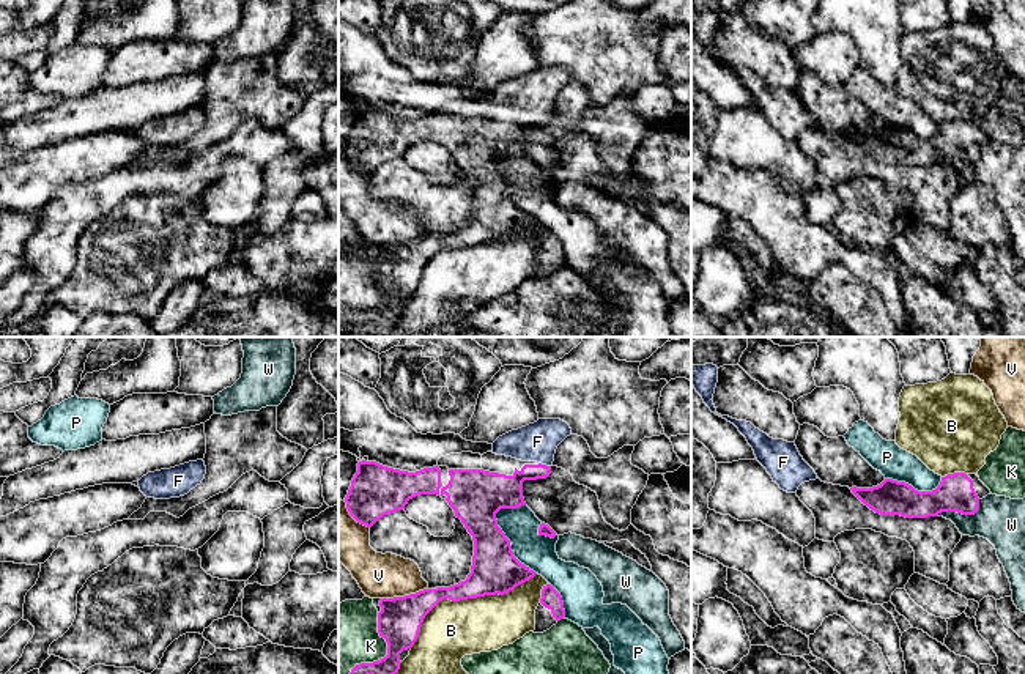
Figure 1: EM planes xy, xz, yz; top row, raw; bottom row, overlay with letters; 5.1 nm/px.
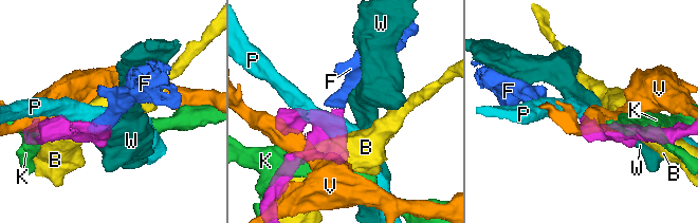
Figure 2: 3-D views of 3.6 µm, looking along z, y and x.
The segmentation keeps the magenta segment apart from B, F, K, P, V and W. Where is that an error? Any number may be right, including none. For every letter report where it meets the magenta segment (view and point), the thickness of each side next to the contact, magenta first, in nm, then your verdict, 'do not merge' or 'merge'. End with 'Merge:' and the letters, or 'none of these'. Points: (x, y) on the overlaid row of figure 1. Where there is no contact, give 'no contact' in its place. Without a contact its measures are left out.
B: meets magenta in xz at (465, 599); 240 nm thick on the magenta side, 300 nm on the other; do not merge
F: meets magenta in xz at (545, 465); 180 nm thick on the magenta side, 200 nm on the other; merge
K: meets magenta in xz at (388, 652); 220 nm thick on the magenta side, 340 nm on the other; do not merge
P: meets magenta in xz at (509, 542); 240 nm thick on the magenta side, 180 nm on the other; do not merge
V: meets magenta in xz at (405, 596); 220 nm thick on the magenta side, 220 nm on the other; do not merge
W: meets magenta in yz at (962, 514); 190 nm thick on the magenta side, 240 nm on the other; do not merge
Merge: F

